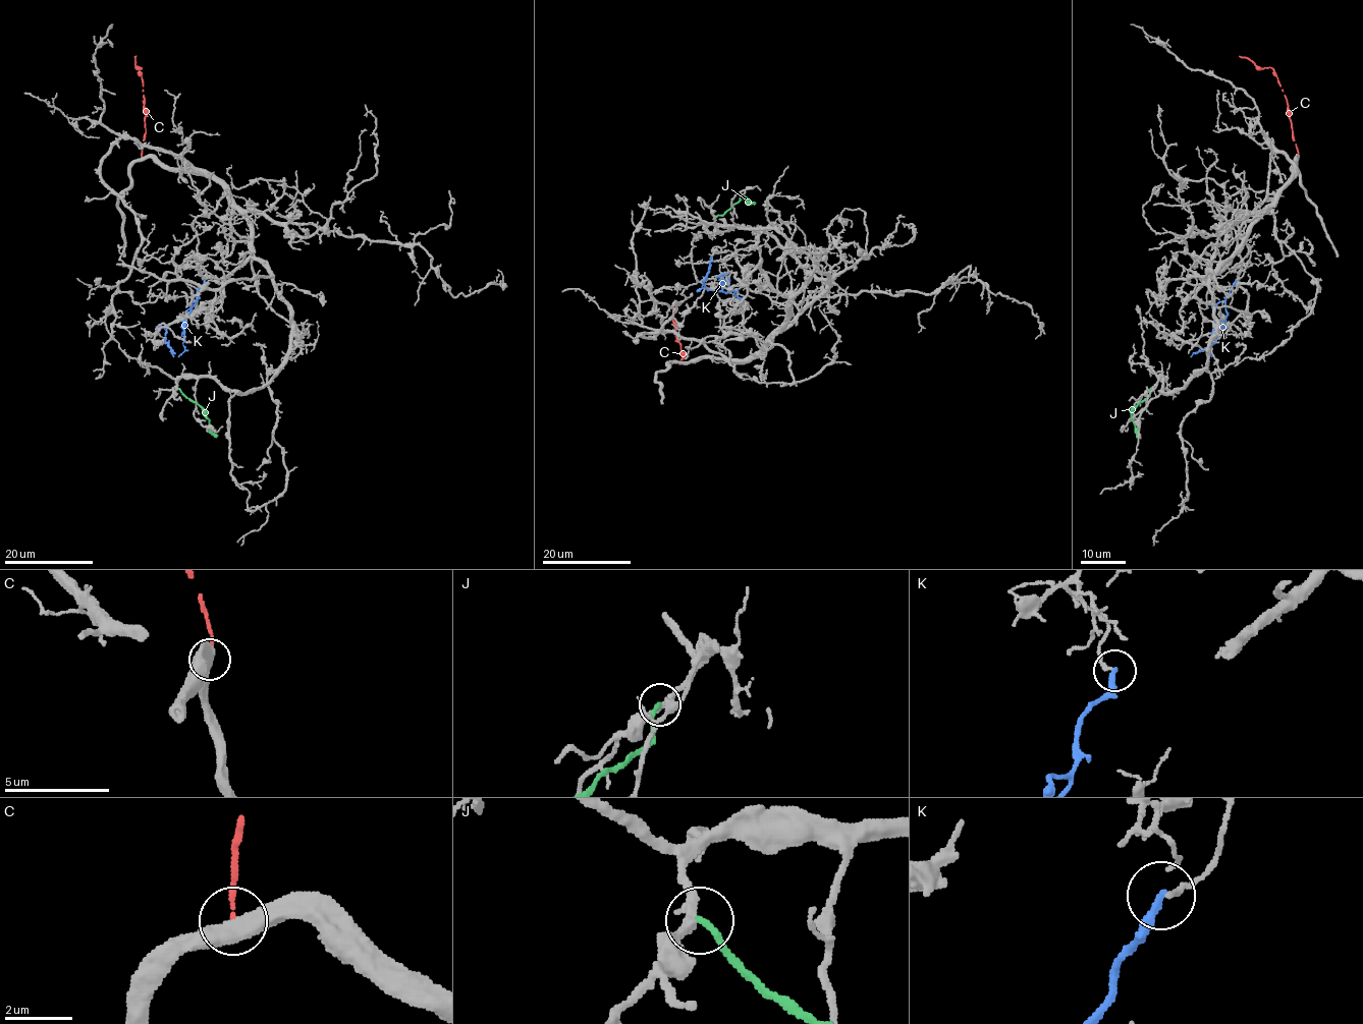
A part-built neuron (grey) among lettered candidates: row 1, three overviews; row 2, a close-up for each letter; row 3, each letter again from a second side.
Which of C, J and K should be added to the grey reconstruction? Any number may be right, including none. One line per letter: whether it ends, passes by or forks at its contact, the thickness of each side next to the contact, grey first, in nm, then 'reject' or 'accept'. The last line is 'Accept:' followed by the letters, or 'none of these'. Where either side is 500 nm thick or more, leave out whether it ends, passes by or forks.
C: it ends there; 480 nm thick on the grey side, 120 nm on the other; reject
J: it ends there; 280 nm thick on the grey side, 190 nm on the other; reject
K: it ends there; 160 nm thick on the grey side, 280 nm on the other; reject
Accept: none of these

